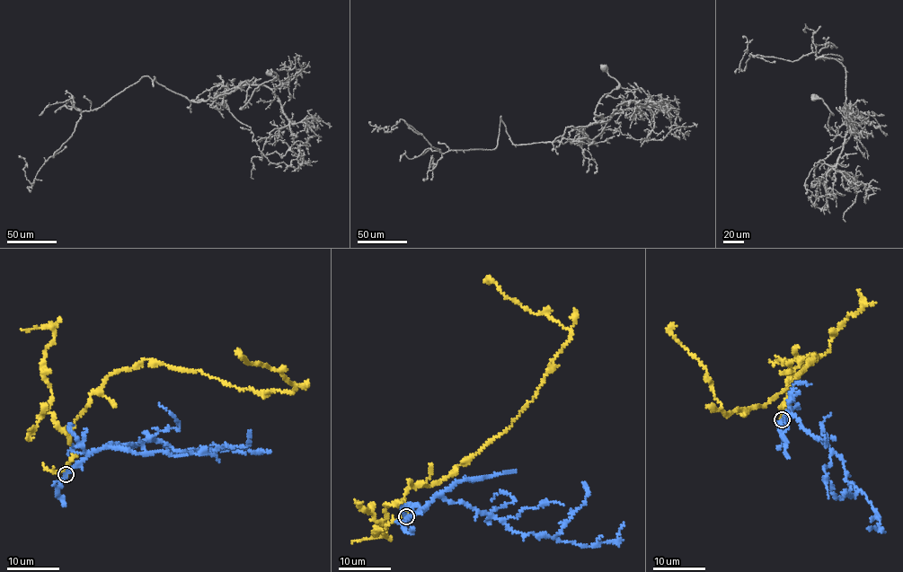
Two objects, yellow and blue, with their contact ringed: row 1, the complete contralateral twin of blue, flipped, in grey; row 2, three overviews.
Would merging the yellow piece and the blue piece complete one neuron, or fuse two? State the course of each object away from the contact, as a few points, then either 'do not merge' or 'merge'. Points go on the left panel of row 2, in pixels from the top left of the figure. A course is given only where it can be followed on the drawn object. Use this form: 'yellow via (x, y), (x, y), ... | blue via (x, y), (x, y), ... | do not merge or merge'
yellow via (66, 474), (70, 427), (91, 393), (144, 360), (241, 390), (293, 391), (278, 370), (245, 361), (237, 349) | blue via (66, 474), (102, 448), (151, 439), (165, 444), (177, 453), (202, 447), (271, 451) | do not merge

